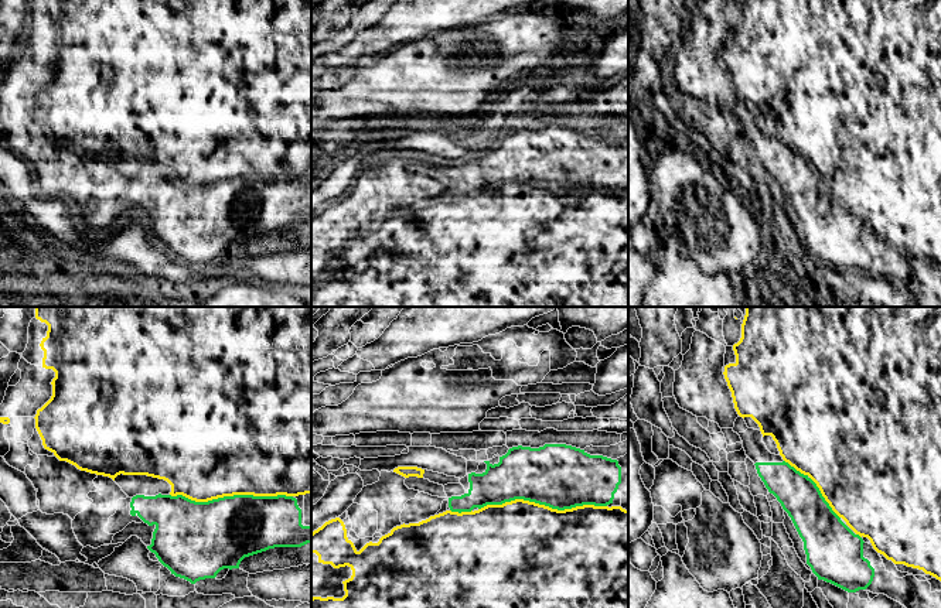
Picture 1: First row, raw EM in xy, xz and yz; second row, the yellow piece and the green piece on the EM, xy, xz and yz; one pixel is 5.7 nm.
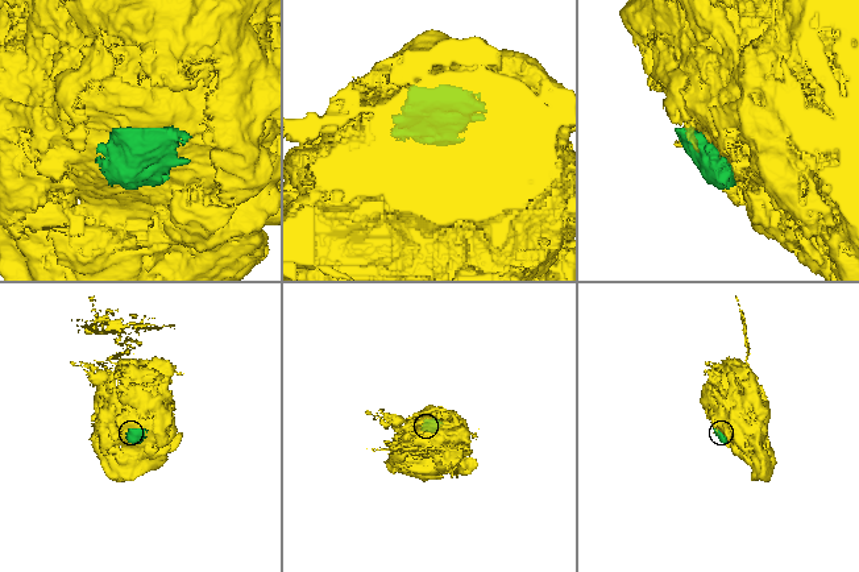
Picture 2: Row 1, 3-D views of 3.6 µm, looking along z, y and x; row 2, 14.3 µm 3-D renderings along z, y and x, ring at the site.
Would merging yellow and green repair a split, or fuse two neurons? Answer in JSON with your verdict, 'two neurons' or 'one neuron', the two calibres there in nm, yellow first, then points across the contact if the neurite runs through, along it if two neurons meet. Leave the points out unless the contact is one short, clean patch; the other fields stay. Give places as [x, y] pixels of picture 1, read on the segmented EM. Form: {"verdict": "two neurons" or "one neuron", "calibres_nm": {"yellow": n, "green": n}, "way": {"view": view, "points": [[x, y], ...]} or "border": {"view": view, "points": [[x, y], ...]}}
{"verdict": "one neuron", "calibres_nm": {"yellow": 500, "green": 360}}

